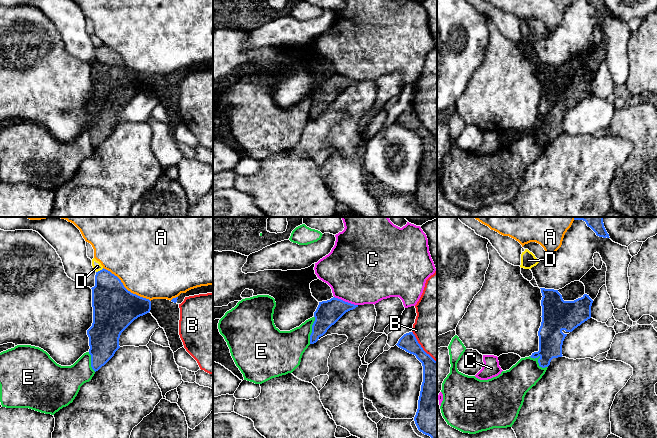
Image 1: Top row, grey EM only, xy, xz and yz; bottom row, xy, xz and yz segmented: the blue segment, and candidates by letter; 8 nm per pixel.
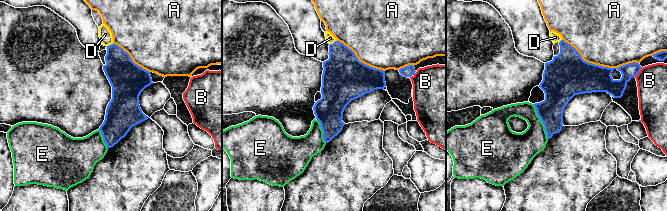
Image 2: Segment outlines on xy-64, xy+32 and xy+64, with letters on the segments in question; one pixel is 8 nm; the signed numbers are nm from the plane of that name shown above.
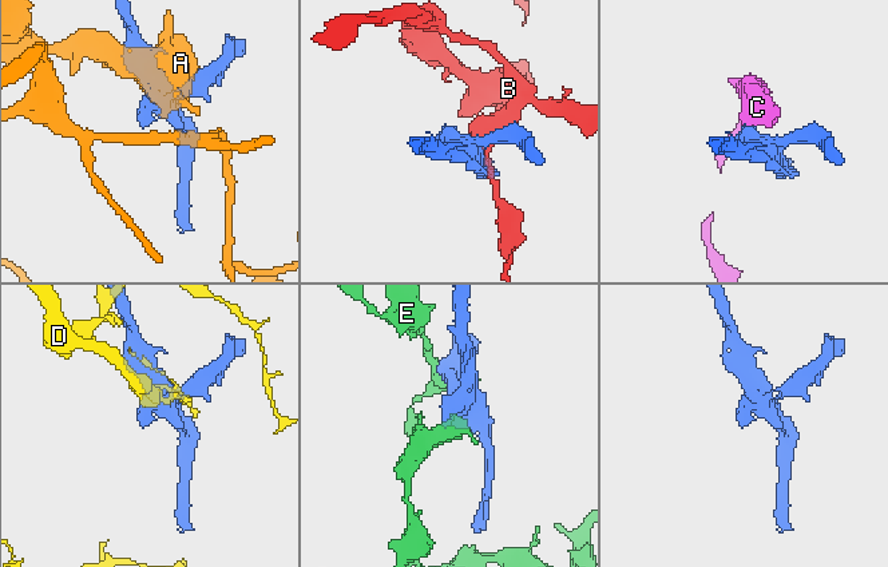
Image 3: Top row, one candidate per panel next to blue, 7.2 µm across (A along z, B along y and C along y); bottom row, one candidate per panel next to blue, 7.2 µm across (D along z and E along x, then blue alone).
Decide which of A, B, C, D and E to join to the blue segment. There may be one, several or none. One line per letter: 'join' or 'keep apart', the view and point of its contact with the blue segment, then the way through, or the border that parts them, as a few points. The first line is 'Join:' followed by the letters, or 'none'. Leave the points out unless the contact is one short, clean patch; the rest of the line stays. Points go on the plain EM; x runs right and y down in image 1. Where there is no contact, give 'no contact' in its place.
Join: none
A: keep apart; contact xy (125, 64)
B: keep apart; contact xz (421, 123)
C: keep apart; contact xz (346, 78); border xz (334, 72), (357, 81)
D: keep apart; contact xy (100, 46)
E: keep apart; contact yz (538, 138)

